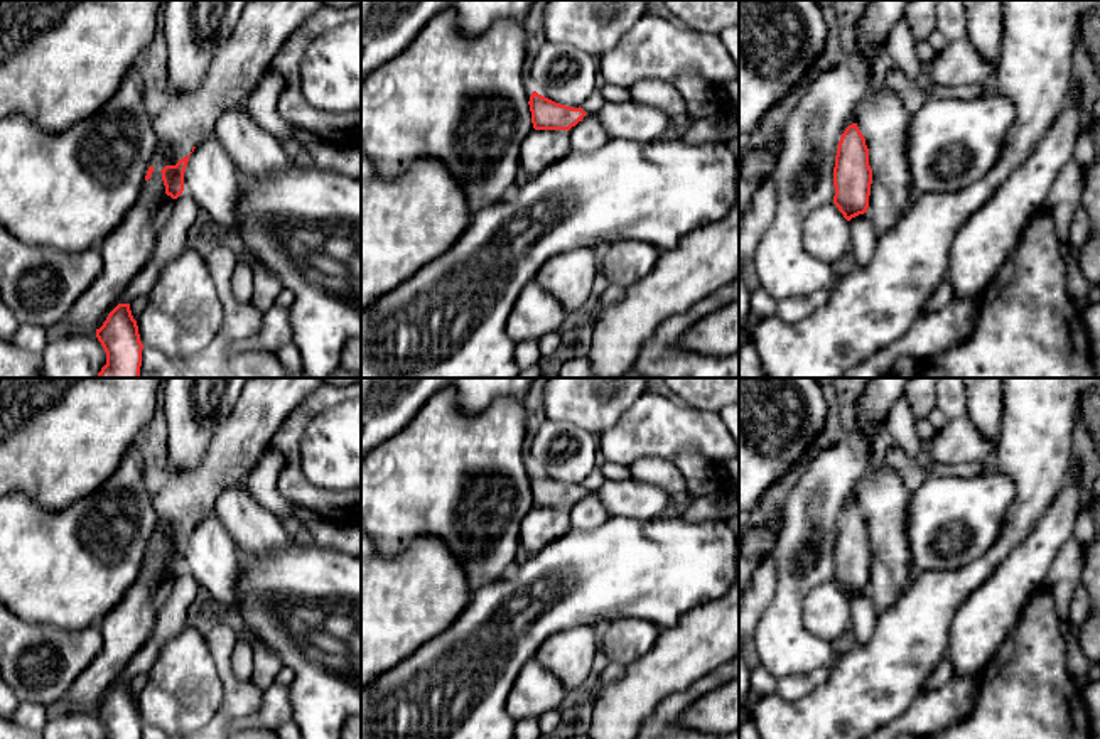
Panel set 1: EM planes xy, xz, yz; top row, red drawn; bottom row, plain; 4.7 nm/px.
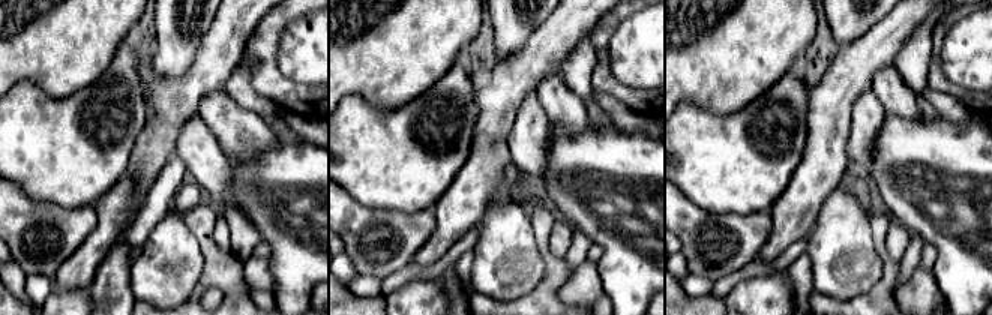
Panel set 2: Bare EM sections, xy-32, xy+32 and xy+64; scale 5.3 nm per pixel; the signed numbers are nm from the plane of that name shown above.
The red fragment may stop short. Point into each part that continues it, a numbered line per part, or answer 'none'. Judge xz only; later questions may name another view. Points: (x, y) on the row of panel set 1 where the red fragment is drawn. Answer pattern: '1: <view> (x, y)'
1: xz (540, 149)

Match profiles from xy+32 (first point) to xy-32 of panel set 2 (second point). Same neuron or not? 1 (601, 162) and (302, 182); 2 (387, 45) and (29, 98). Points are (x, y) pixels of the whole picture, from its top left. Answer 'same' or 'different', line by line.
1: same
2: different

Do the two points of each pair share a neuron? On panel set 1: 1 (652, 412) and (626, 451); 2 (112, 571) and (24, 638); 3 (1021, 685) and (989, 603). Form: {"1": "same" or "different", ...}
{"1": "same", "2": "different", "3": "different"}

